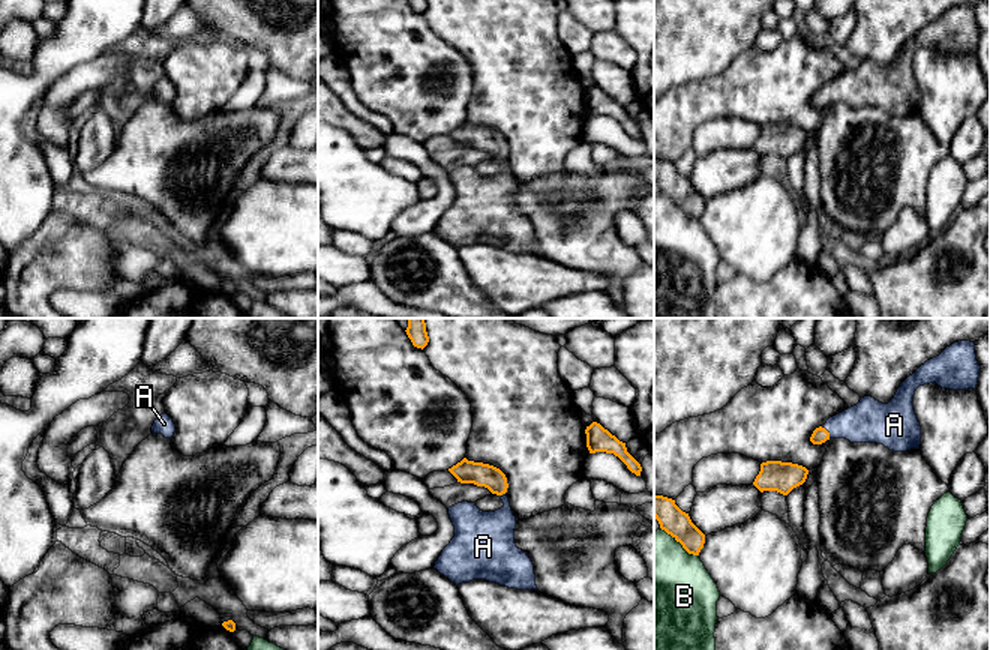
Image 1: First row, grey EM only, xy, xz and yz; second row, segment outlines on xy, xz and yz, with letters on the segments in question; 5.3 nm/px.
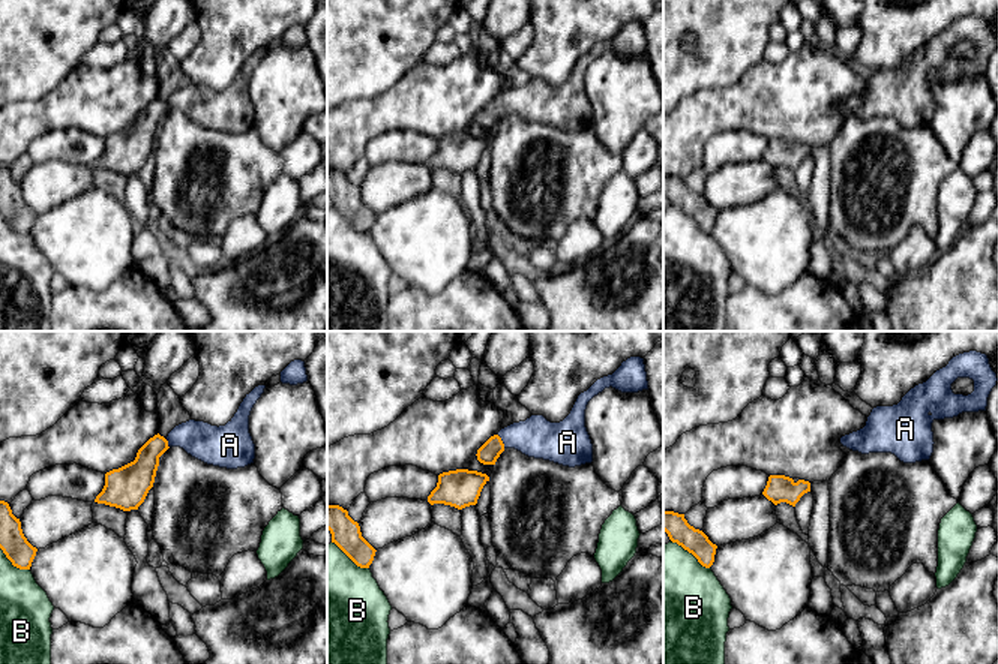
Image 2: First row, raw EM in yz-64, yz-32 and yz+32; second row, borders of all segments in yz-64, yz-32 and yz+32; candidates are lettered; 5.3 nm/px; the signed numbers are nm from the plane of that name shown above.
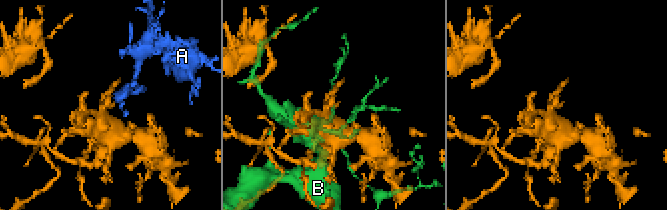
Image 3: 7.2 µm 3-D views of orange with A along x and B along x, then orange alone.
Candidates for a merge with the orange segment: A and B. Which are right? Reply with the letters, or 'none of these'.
A

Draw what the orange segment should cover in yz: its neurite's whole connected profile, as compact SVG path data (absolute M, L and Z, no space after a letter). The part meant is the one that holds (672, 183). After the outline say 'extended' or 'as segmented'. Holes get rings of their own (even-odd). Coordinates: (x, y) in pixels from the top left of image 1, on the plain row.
M654 159L654 182L688 218L699 219L705 198L692 186L688 177L675 168L675 164Z | as segmented

